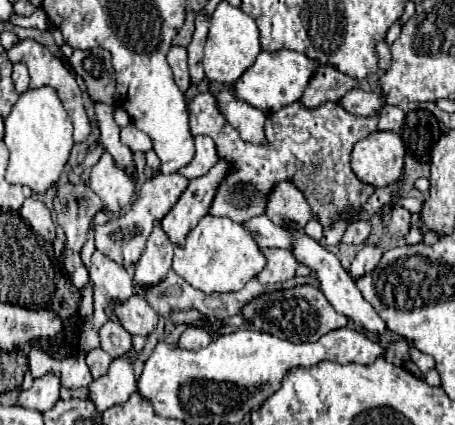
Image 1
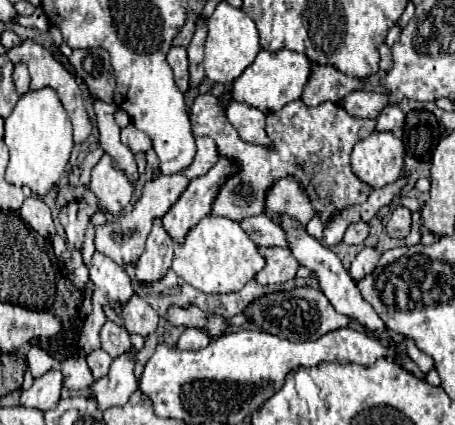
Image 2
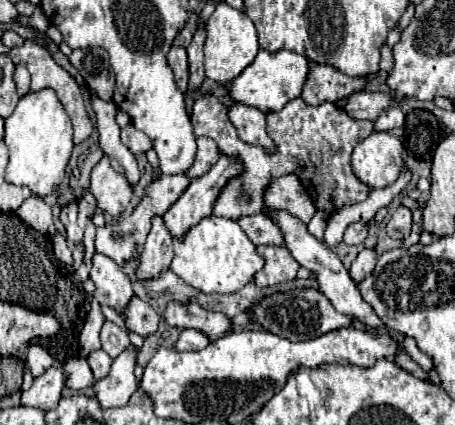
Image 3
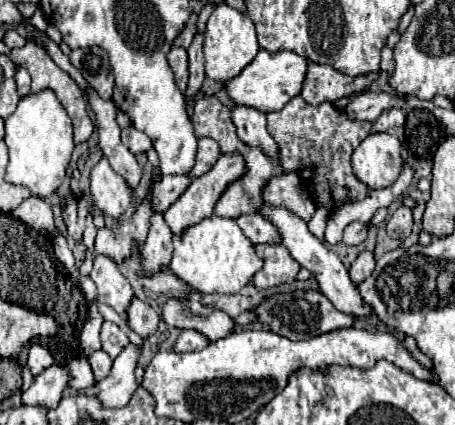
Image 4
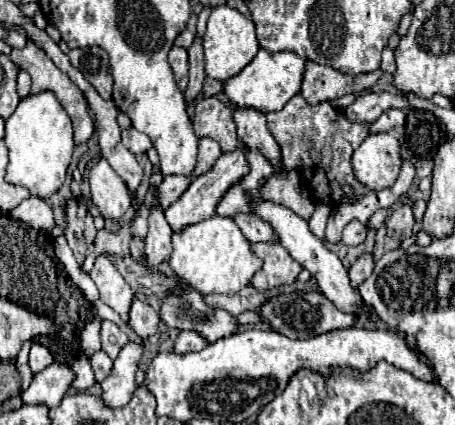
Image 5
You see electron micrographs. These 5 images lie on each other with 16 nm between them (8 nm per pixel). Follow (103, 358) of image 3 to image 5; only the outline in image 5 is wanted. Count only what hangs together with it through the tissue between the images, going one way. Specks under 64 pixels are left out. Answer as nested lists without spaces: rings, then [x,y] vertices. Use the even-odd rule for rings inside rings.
[[[102,350],[96,352],[94,356],[90,356],[90,364],[92,364],[92,370],[96,374],[96,382],[102,382],[110,374],[110,370],[112,370],[112,360]]]

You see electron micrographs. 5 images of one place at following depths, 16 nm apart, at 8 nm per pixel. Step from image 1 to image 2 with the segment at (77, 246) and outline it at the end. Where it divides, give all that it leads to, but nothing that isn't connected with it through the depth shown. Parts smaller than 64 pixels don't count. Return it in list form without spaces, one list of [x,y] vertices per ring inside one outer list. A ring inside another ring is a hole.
[[[66,186],[66,188],[60,188],[56,206],[60,210],[58,218],[66,230],[68,246],[80,248],[86,226],[94,216],[94,212],[98,210],[98,198],[84,186],[76,186],[76,188]]]

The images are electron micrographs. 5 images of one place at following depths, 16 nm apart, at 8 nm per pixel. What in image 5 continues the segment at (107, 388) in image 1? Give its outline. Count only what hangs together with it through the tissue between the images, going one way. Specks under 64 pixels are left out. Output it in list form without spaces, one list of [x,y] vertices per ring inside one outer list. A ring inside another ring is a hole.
[[[128,342],[118,358],[114,360],[114,368],[112,374],[100,384],[102,386],[102,400],[108,406],[124,406],[128,404],[132,392],[136,390],[136,370],[138,370],[138,362],[144,354],[144,342]]]

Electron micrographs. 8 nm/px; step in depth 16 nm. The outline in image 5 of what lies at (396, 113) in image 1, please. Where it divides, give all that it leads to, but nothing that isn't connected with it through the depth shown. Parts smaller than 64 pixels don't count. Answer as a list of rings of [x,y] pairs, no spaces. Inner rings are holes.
[[[390,108],[376,122],[370,124],[370,134],[390,132],[394,128],[404,128],[404,122],[406,122],[406,112],[404,110],[398,110],[398,108]]]

